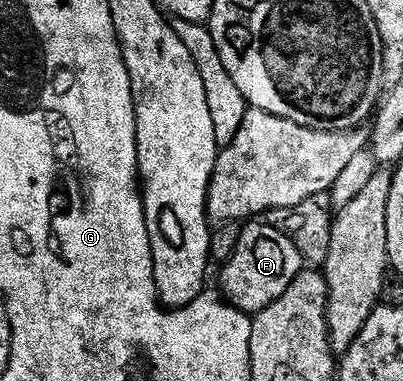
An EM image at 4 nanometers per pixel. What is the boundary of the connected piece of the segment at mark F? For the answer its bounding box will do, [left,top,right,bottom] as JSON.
[219,222,306,314]

